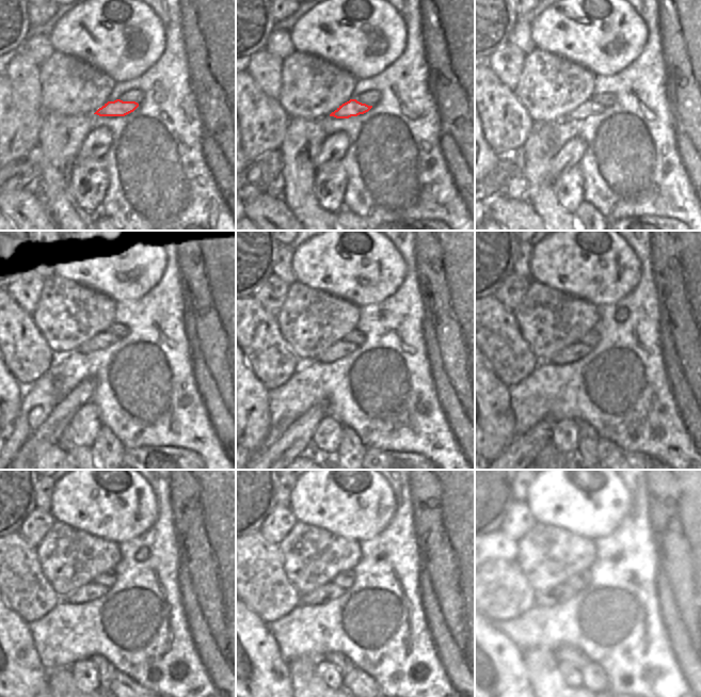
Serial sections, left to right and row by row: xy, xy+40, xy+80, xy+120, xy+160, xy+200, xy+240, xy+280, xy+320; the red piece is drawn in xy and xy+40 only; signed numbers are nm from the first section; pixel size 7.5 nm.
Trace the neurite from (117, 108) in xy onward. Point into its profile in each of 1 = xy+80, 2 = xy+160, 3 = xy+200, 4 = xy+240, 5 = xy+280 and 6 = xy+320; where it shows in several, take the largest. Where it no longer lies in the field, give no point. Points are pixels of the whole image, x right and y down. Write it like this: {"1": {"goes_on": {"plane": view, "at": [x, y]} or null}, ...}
{"1": {"goes_on": {"plane": "xy+80", "at": [590, 108]}}, "2": {"goes_on": {"plane": "xy+160", "at": [340, 349]}}, "3": {"goes_on": {"plane": "xy+200", "at": [573, 352]}}, "4": {"goes_on": {"plane": "xy+240", "at": [90, 591]}}, "5": {"goes_on": {"plane": "xy+280", "at": [325, 592]}}, "6": {"goes_on": {"plane": "xy+320", "at": [560, 593]}}}

